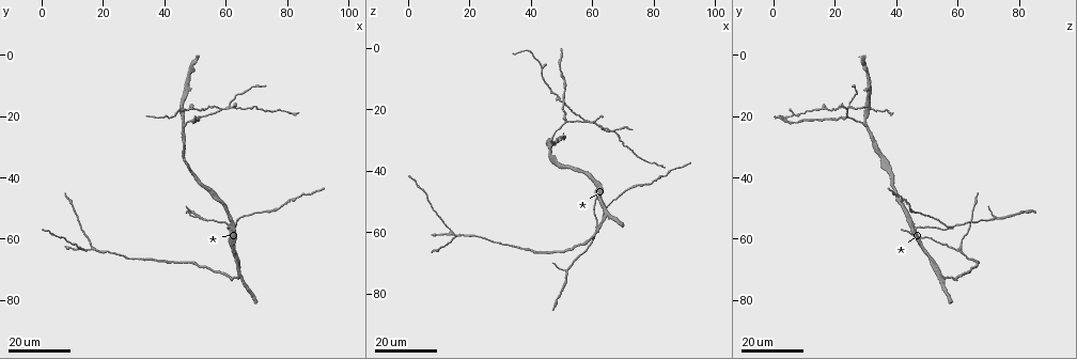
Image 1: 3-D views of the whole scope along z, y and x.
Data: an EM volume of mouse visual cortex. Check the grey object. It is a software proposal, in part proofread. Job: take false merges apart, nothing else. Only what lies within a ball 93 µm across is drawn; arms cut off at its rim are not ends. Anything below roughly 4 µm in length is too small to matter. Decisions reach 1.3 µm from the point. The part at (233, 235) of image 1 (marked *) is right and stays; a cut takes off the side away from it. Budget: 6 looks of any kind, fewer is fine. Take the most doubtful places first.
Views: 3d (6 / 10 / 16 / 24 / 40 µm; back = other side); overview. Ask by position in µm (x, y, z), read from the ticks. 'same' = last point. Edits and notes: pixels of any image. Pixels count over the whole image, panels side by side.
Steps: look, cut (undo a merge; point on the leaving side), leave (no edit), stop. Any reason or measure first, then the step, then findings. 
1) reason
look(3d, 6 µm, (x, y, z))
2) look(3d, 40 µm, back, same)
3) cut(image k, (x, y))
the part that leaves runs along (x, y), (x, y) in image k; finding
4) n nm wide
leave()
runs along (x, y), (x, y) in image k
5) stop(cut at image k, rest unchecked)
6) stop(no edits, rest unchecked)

branch point
look(3d, 16 µm, (59, 17, 24))

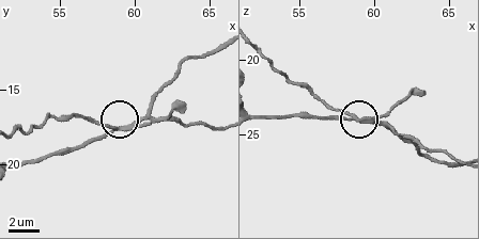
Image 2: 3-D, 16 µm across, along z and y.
look(3d, 6 µm, (58.4, 17.6, 23.8))

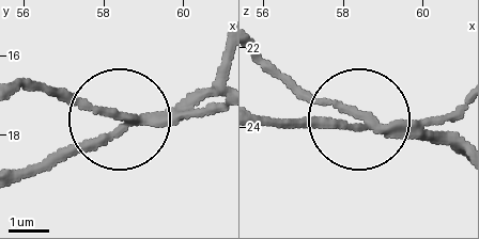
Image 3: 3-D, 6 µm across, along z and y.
side arm 34 µm
cut(image 3, (217, 104))
the part that leaves runs along (160, 116), (113, 116), (20, 85) in image 3; two neurons meet here

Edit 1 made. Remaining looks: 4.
look(overview)

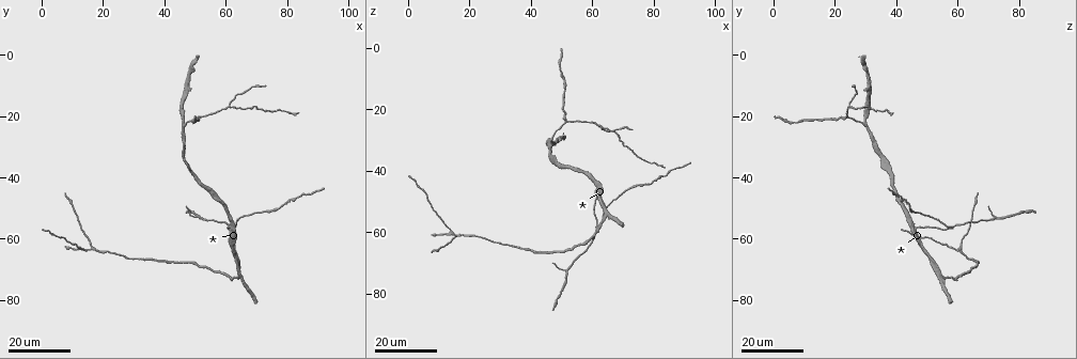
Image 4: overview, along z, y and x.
four-way junction
look(3d, 16 µm, (14, 63, 60))

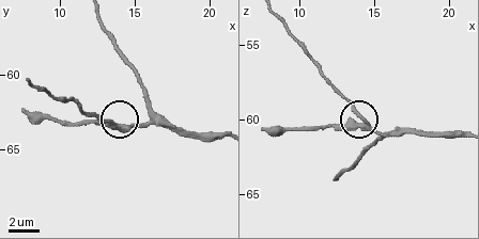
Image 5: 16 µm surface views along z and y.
look(3d, 6 µm, same)

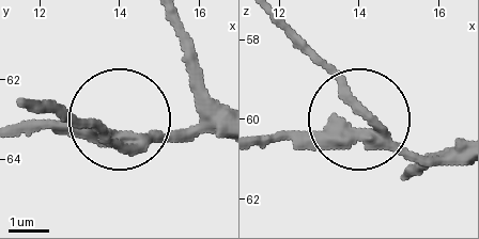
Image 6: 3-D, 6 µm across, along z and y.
4 arms
cut(image 6, (105, 141))
the part that leaves runs along (144, 143), (46, 110) in image 6; a second neuron is stuck on

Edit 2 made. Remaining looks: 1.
stop(cut at image 3, cut at image 6, rest unchecked)

